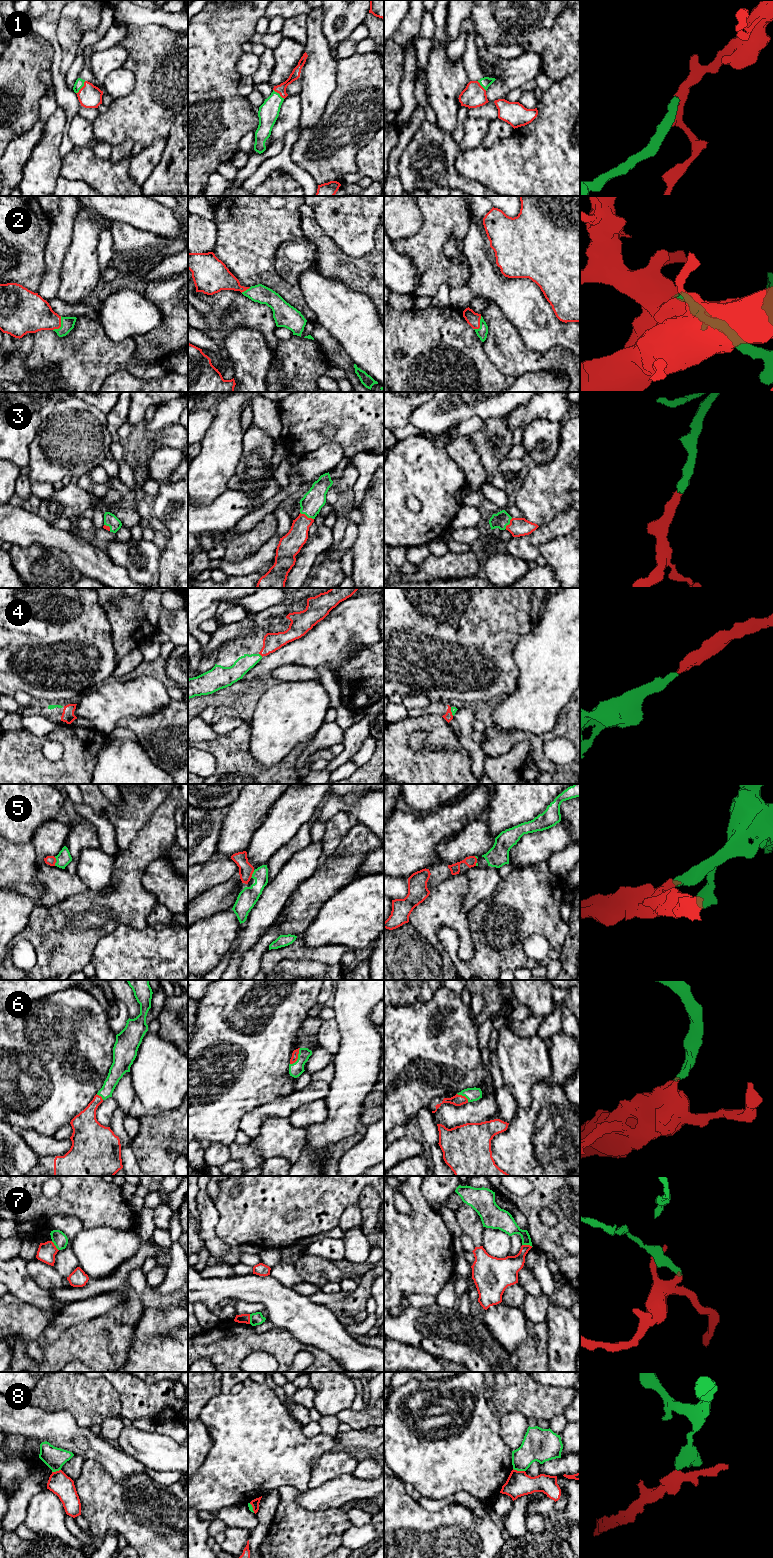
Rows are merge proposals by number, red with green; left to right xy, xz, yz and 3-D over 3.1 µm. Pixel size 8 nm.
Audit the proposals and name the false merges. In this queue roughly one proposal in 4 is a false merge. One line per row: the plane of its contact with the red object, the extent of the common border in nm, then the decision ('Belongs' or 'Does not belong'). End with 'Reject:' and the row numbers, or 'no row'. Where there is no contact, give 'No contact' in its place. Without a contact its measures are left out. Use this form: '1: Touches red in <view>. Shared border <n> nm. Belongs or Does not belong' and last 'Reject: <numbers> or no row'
1: Touches red in xy. Shared border 130 nm. Belongs
2: Touches red in xy. Shared border 140 nm. Belongs
3: Touches red in xz. Shared border 130 nm. Belongs
4: Touches red in xz. Shared border 40 nm. Belongs
5: Touches red in xz. Shared border 70 nm. Belongs
6: Touches red in xz. Shared border 160 nm. Belongs
7: Touches red in yz. Shared border 90 nm. Does not belong
8: Touches red in yz. Shared border 100 nm. Does not belong
Reject: 7, 8

